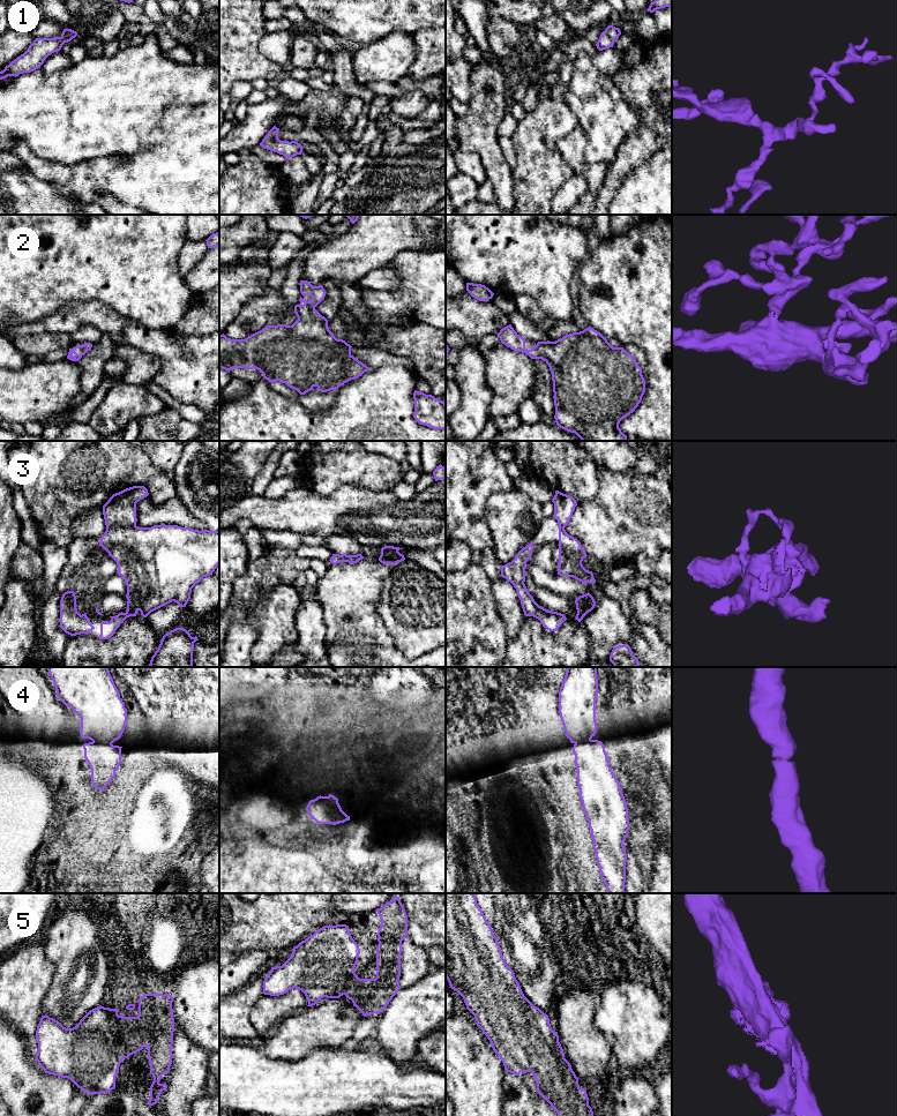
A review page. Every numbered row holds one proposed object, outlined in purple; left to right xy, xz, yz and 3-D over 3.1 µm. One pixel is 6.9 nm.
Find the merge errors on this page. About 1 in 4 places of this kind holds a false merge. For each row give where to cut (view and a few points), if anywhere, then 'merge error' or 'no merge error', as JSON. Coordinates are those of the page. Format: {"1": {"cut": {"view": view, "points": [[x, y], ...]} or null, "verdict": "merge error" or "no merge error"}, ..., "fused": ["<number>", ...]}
{"1": {"cut": null, "verdict": "no merge error"}, "2": {"cut": null, "verdict": "no merge error"}, "3": {"cut": {"view": "xy", "points": [[135, 525], [112, 525], [106, 530]]}, "verdict": "merge error"}, "4": {"cut": null, "verdict": "no merge error"}, "5": {"cut": null, "verdict": "no merge error"}, "fused": ["3"]}

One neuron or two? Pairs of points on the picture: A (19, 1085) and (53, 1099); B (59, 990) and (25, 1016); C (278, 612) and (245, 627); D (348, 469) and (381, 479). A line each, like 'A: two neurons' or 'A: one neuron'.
A: one neuron
B: two neurons
C: two neurons
D: one neuron

